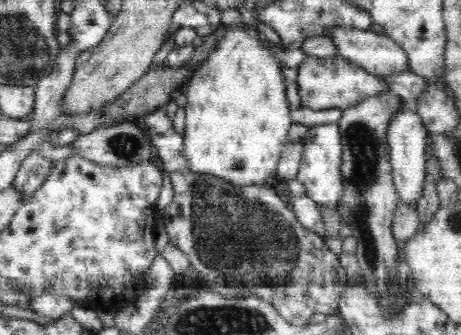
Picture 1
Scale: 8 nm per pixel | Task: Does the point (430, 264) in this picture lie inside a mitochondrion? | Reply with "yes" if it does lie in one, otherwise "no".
no

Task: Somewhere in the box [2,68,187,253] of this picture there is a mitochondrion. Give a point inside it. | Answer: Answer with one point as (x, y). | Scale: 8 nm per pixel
(125, 146)

